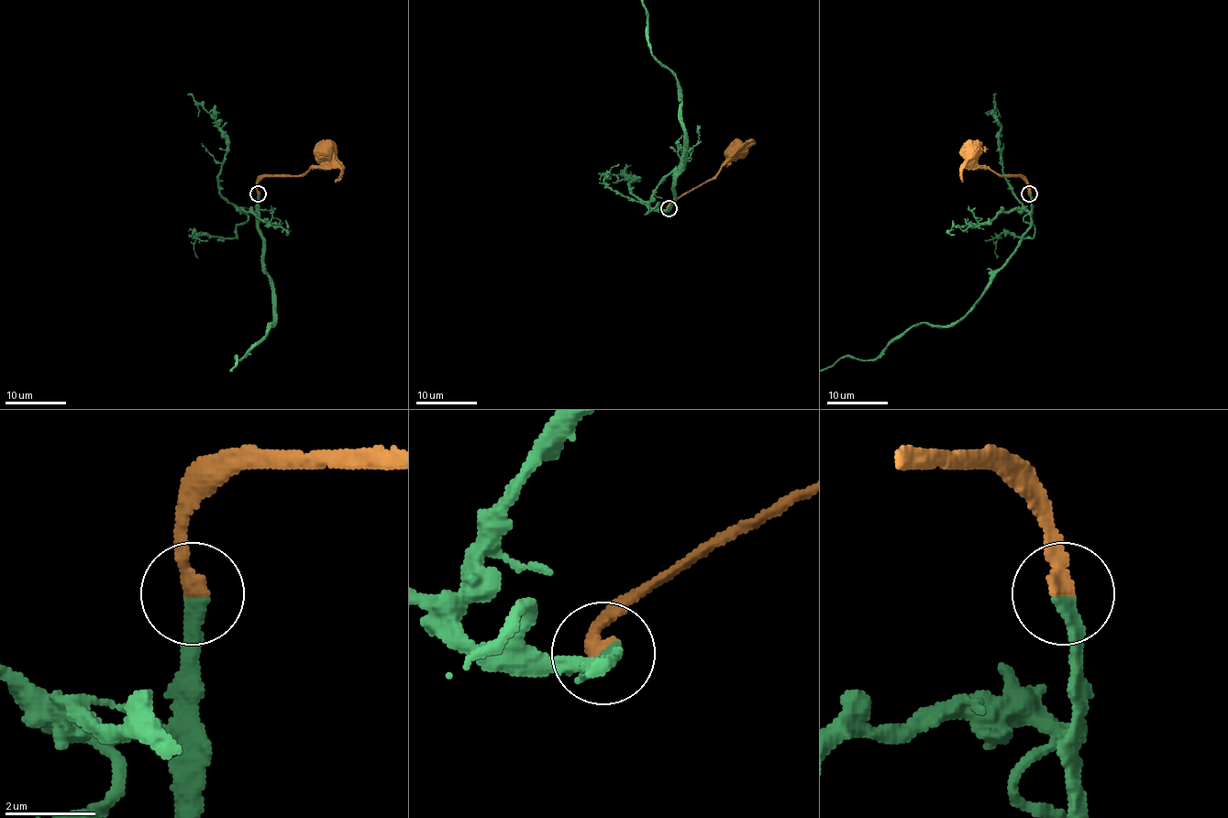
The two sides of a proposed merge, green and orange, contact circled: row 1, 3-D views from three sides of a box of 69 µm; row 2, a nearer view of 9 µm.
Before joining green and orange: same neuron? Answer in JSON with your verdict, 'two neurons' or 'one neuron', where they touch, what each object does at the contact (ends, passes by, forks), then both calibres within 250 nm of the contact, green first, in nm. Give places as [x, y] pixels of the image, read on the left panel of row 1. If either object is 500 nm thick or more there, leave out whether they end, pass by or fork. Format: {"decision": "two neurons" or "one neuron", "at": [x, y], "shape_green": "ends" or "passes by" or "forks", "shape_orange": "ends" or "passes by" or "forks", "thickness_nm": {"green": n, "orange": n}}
{"decision": "one neuron", "at": [258, 193], "shape_green": "ends", "shape_orange": "ends", "thickness_nm": {"green": 260, "orange": 280}}

